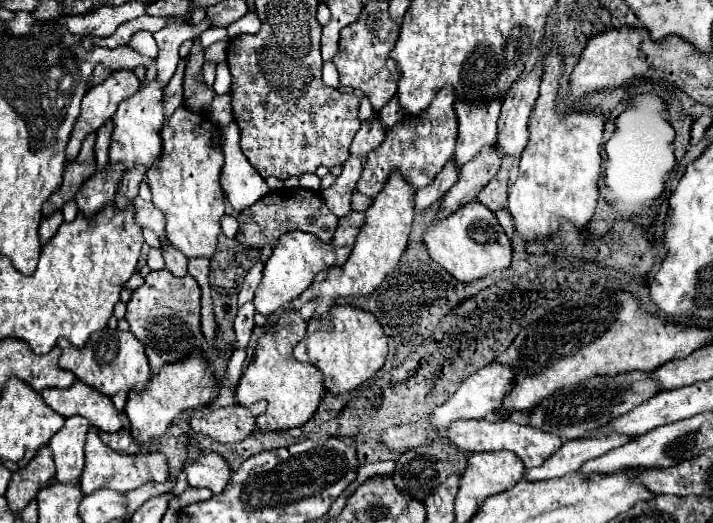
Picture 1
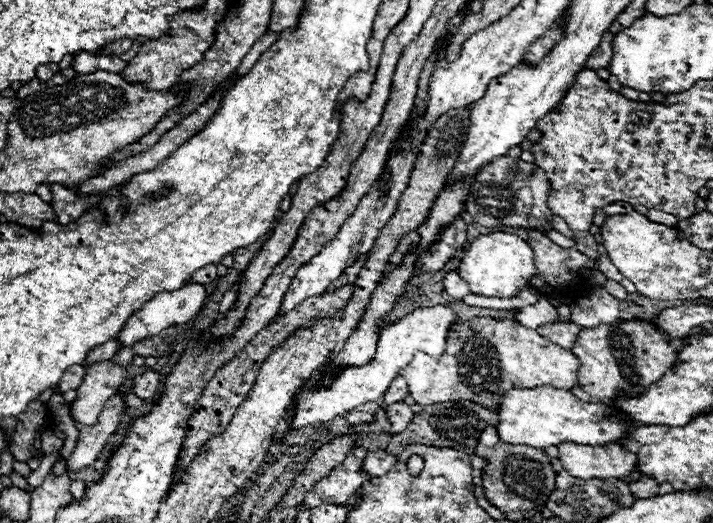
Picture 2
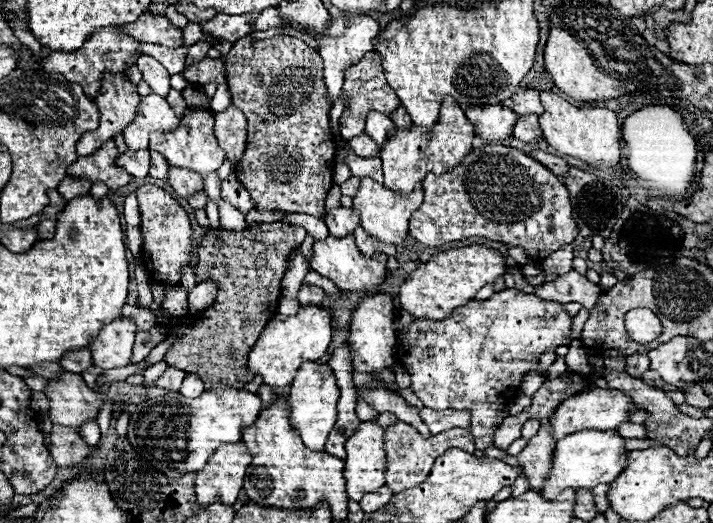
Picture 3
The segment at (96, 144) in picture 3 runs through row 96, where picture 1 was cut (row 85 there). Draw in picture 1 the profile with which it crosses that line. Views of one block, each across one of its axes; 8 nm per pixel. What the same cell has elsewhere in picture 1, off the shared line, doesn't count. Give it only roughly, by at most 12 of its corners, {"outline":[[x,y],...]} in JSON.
{"outline":[[114,70],[92,86],[66,146],[68,162],[84,136],[110,120],[118,104],[136,94],[132,70]]}

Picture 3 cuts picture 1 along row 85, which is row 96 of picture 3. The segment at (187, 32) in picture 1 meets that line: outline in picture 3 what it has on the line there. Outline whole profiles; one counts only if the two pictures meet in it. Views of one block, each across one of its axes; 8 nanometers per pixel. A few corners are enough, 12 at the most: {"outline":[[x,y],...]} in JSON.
{"outline":[[152,56],[136,64],[154,94],[166,98],[170,74]]}

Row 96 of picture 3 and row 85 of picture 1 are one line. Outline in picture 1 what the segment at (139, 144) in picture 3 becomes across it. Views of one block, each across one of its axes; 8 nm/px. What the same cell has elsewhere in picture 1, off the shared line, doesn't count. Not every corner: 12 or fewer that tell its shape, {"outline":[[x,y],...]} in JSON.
{"outline":[[158,78],[112,116],[110,164],[154,164],[162,150]]}

